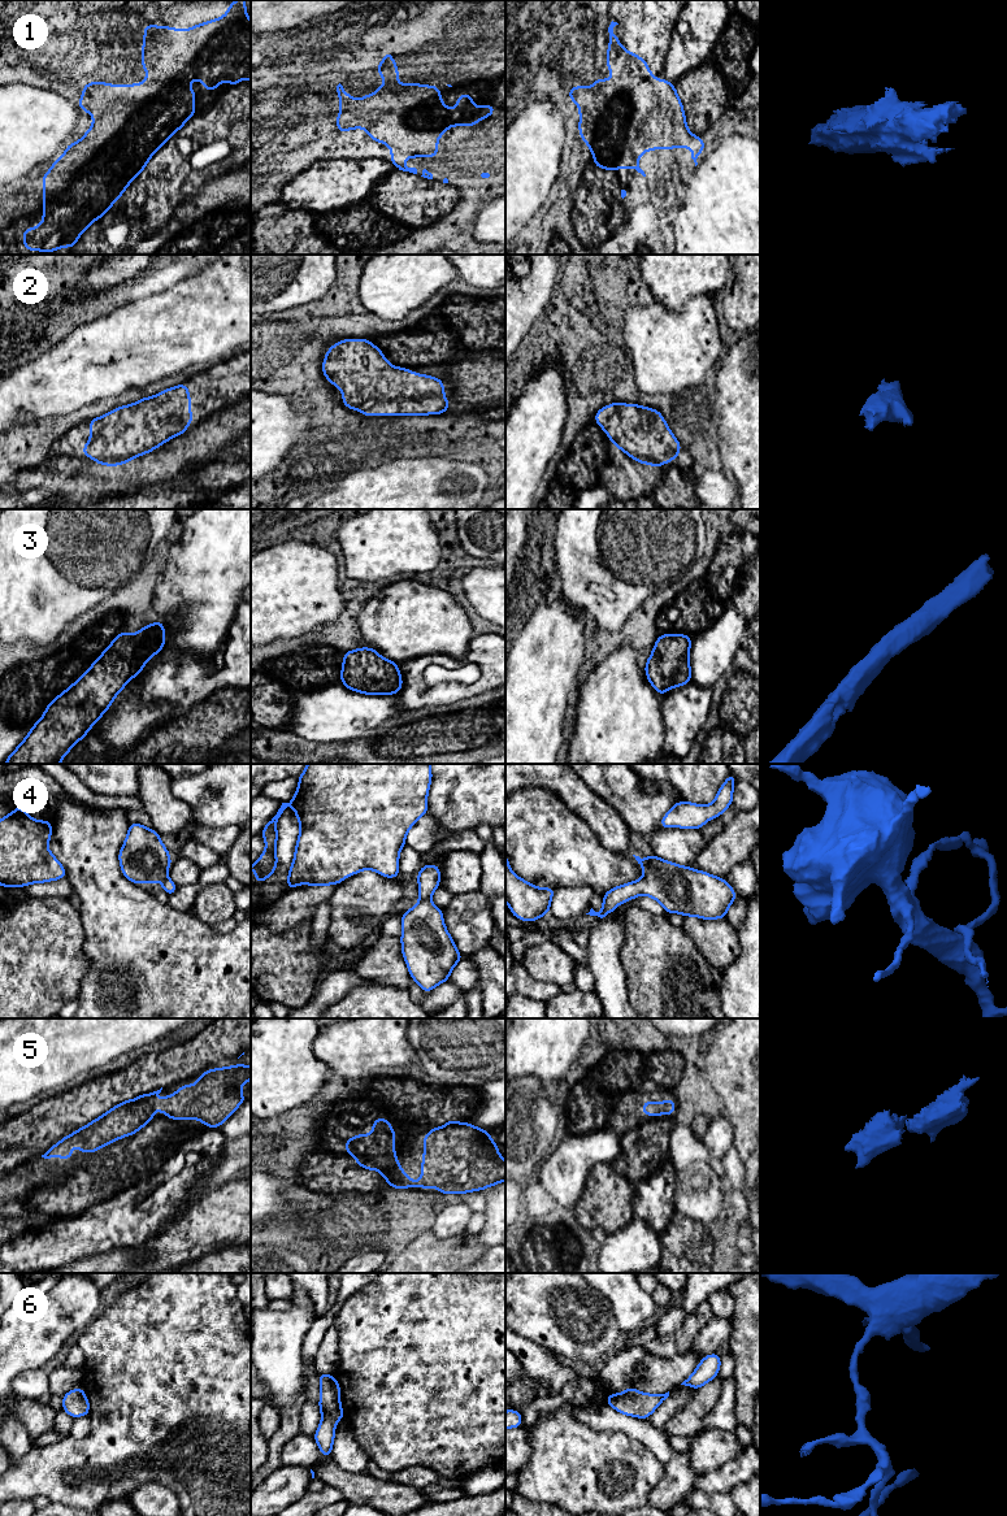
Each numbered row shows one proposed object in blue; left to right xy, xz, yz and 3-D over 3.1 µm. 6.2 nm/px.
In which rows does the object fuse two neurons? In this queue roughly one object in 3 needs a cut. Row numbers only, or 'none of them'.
1

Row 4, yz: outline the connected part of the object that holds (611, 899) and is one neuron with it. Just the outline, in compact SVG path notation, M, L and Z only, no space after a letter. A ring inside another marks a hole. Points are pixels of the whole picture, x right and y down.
M654 853L647 859L633 856L643 868L643 877L611 889L603 894L603 909L595 912L591 908L586 915L603 918L618 904L648 895L663 905L667 915L677 912L683 917L716 920L726 918L728 907L737 900L737 892L725 878L669 863Z

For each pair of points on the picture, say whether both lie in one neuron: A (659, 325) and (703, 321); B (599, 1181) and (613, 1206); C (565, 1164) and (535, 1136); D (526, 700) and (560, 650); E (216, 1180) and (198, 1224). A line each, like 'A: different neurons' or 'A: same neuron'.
A: same neuron
B: same neuron
C: different neurons
D: same neuron
E: different neurons

